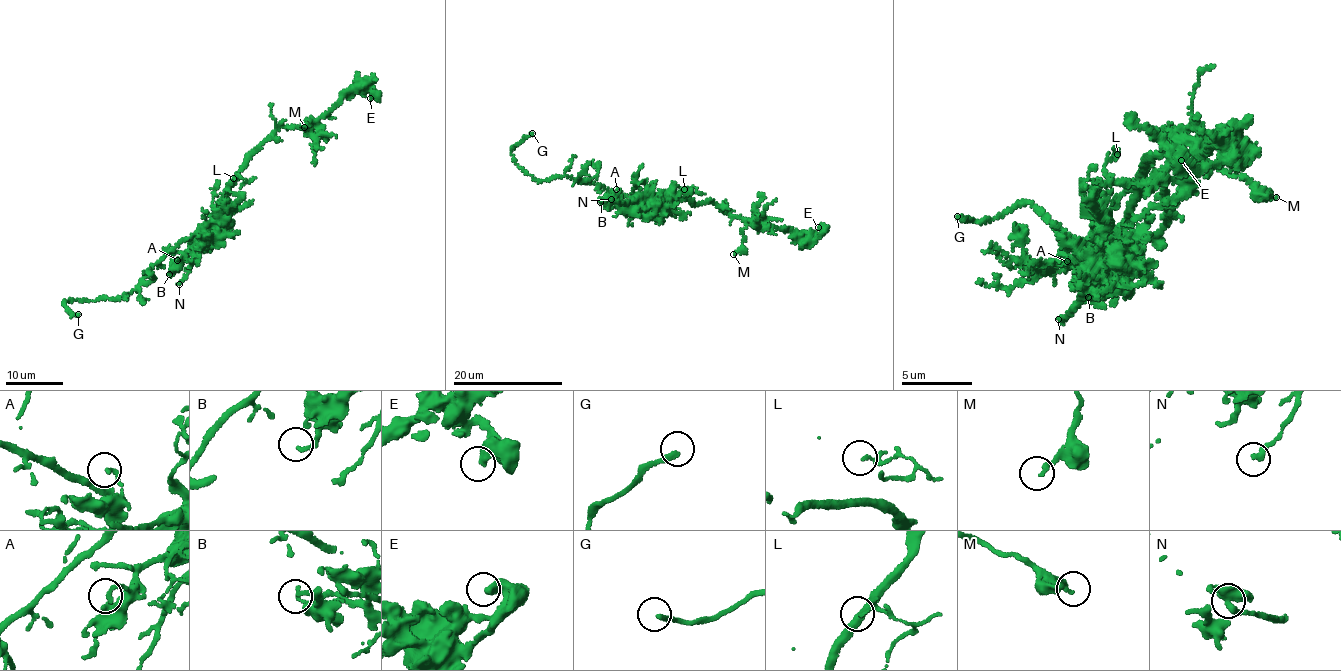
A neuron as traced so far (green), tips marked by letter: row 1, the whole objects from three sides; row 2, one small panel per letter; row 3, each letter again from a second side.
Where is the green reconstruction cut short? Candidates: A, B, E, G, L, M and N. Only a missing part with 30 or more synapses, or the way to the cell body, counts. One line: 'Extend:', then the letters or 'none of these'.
Extend: G

